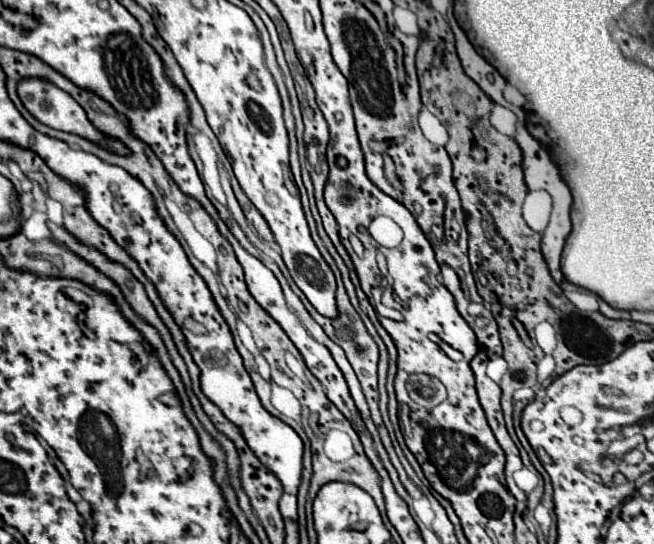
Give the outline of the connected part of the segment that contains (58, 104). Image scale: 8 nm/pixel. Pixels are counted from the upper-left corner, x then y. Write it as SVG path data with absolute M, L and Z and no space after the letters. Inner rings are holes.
M24 79L20 81L18 85L18 95L24 103L24 107L44 125L52 127L52 129L60 129L60 131L66 131L66 133L76 133L96 145L104 145L104 149L112 149L112 153L128 153L128 149L124 149L124 145L120 145L120 141L108 141L108 137L104 137L104 133L100 133L100 129L96 129L84 109L80 109L80 105L76 105L76 101L64 93L62 89L58 89L56 85L52 85L50 81L44 81L44 79Z

